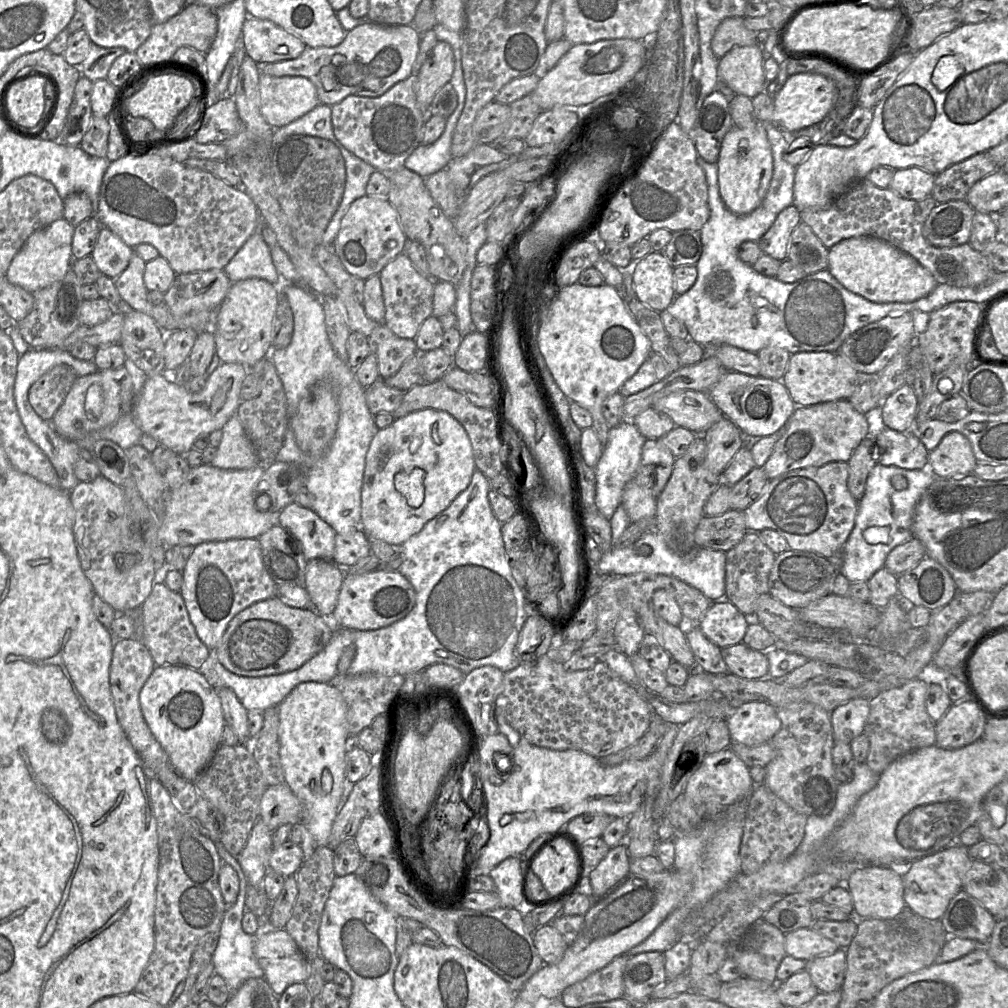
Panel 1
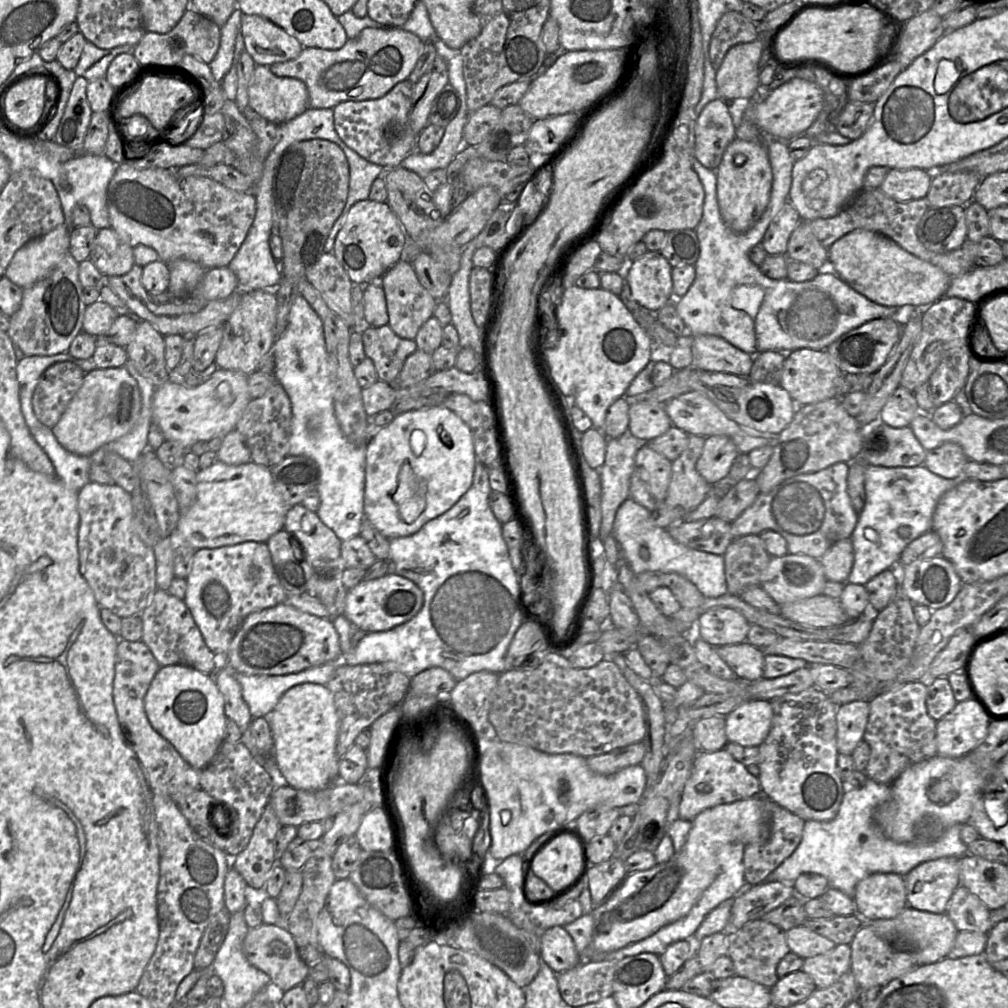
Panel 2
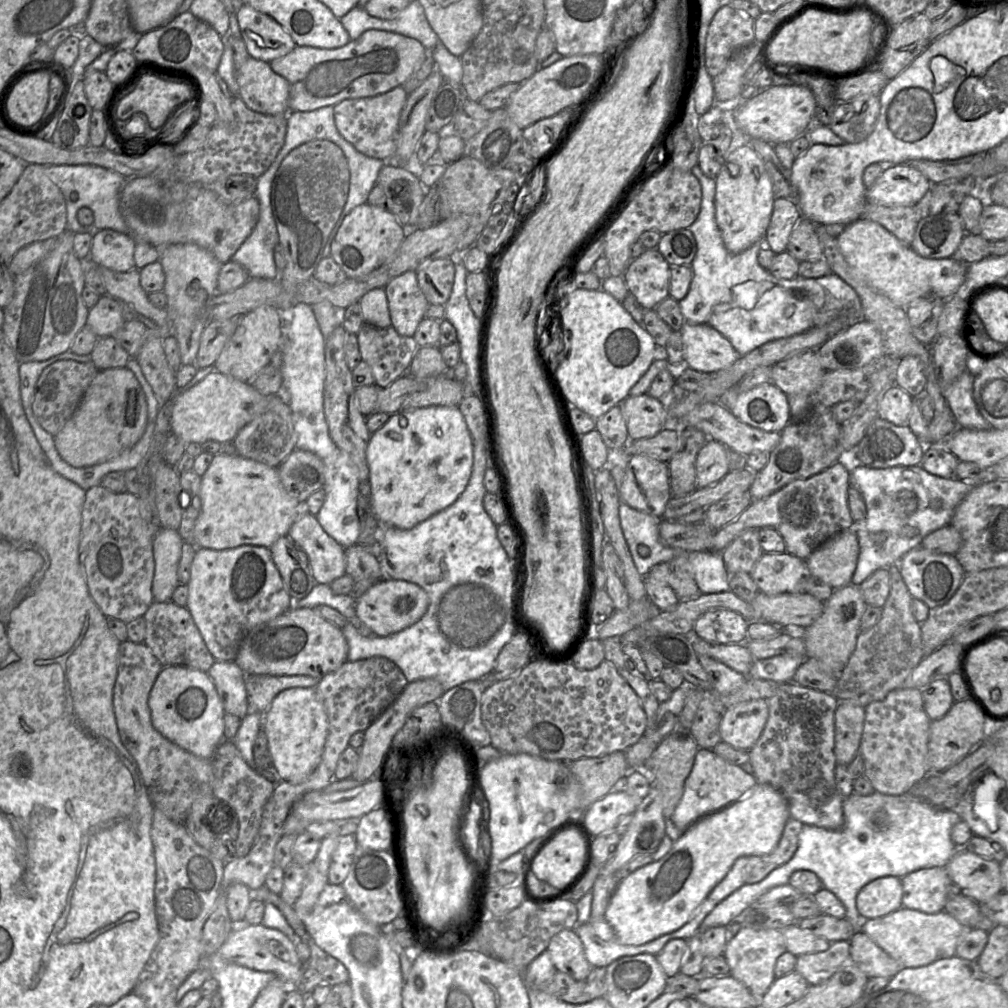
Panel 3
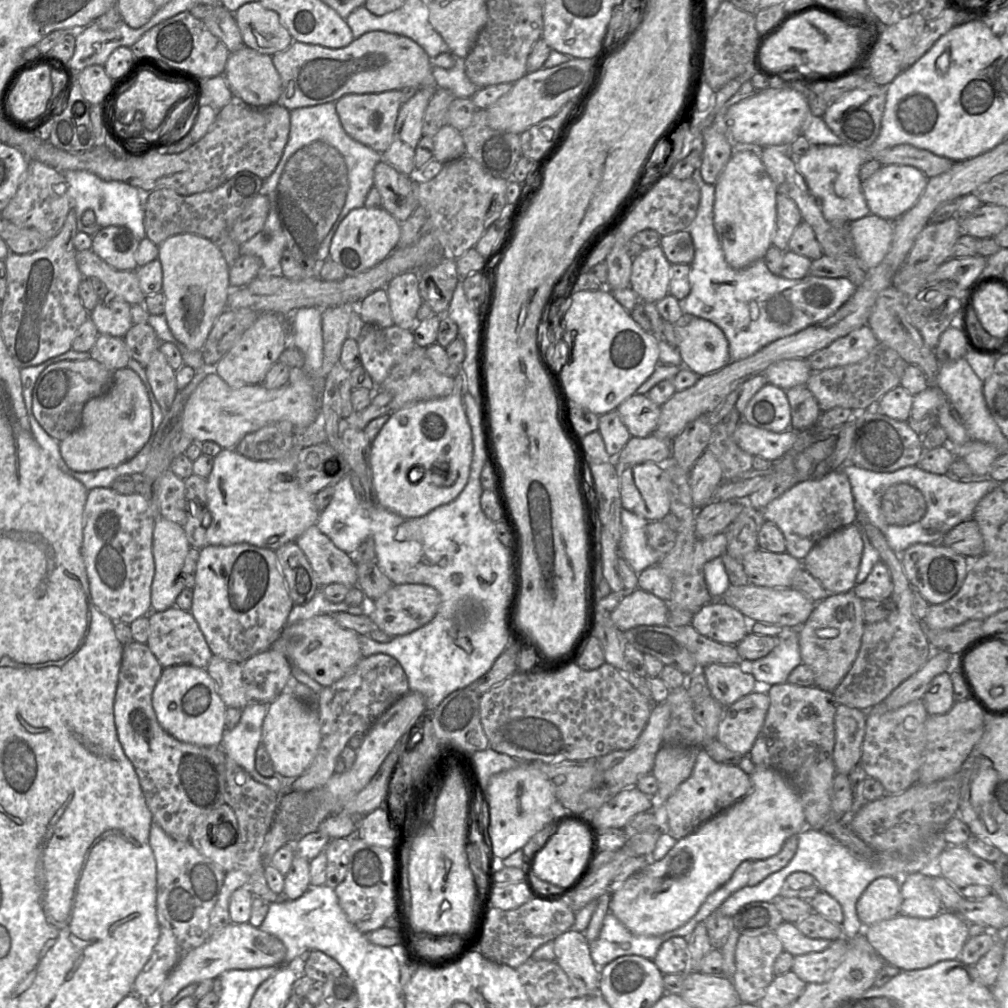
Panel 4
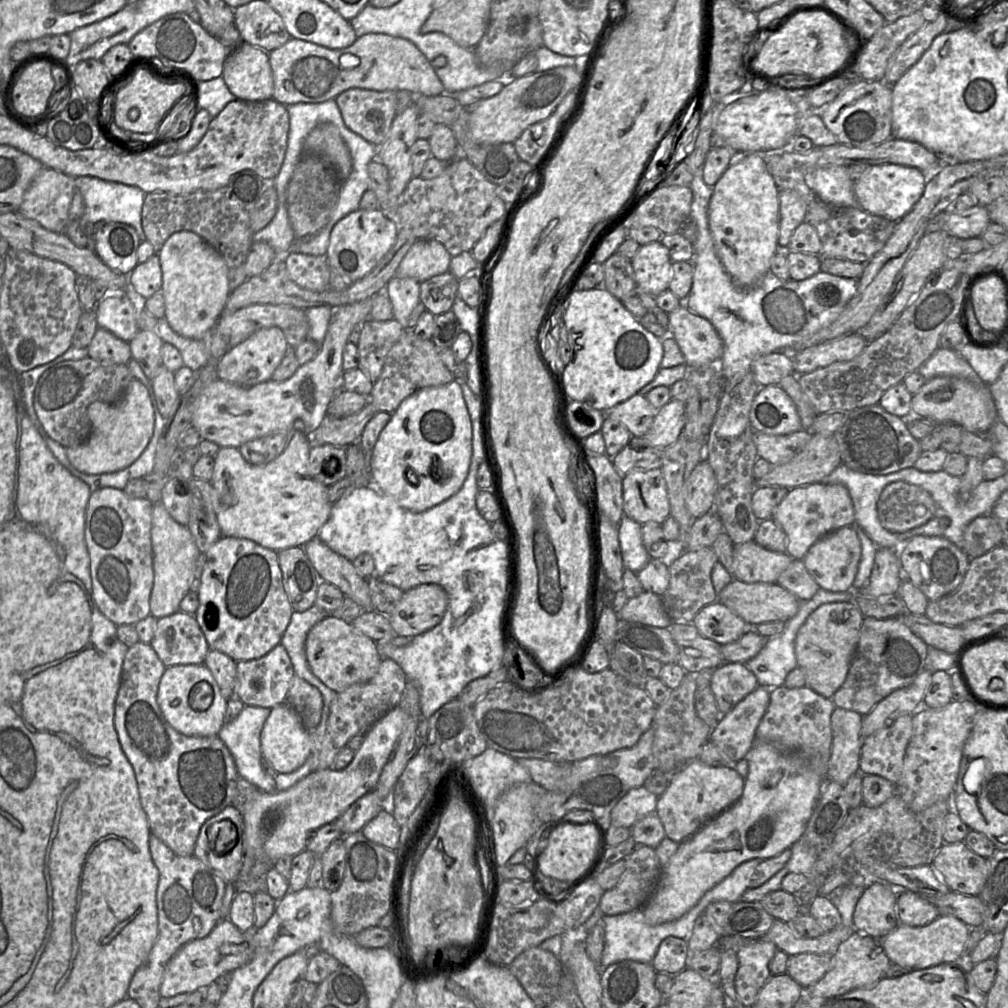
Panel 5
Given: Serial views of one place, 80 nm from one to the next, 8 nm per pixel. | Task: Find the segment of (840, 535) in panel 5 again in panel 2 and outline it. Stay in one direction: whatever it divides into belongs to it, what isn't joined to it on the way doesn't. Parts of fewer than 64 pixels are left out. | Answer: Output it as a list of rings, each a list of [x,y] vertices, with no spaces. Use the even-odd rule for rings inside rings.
[[[841,539],[832,544],[819,561],[828,581],[846,583],[854,562],[851,539]]]

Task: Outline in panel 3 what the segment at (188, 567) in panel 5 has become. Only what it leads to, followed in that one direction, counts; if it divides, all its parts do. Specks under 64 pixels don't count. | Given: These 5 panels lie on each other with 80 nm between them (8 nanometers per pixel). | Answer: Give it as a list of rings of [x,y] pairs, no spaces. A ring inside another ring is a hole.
[[[161,527],[154,536],[152,595],[156,602],[170,601],[175,588],[180,584],[177,569],[183,543],[179,532],[174,529]]]

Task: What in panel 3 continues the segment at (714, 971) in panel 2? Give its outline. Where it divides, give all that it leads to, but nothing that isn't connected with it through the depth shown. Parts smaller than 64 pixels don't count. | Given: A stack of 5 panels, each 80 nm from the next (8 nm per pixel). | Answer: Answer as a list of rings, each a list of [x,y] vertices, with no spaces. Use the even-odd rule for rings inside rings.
[[[742,927],[727,944],[723,956],[705,958],[704,974],[710,976],[731,975],[744,984],[749,991],[761,998],[776,979],[774,968],[780,955],[786,952],[783,932],[776,929],[755,930]]]

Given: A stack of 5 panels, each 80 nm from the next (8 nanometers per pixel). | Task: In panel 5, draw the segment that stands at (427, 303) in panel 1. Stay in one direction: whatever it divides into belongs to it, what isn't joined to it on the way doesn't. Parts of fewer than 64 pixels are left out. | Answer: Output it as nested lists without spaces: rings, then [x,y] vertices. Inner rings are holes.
[[[395,275],[387,282],[386,292],[392,305],[394,319],[407,327],[411,312],[421,301],[420,283],[412,278]]]

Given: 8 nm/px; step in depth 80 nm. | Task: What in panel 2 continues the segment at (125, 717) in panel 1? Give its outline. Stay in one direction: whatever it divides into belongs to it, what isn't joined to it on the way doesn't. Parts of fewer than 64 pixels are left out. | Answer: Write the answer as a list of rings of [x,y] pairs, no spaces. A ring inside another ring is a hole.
[[[119,639],[113,682],[113,702],[128,745],[135,752],[152,794],[169,797],[176,802],[181,794],[191,794],[199,787],[199,771],[192,768],[174,746],[151,726],[145,710],[144,697],[161,666],[142,641]]]

